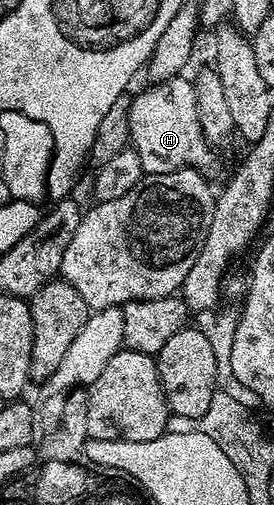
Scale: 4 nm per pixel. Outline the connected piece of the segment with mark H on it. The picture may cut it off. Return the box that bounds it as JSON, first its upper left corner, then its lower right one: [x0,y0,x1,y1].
[130,75,212,174]

